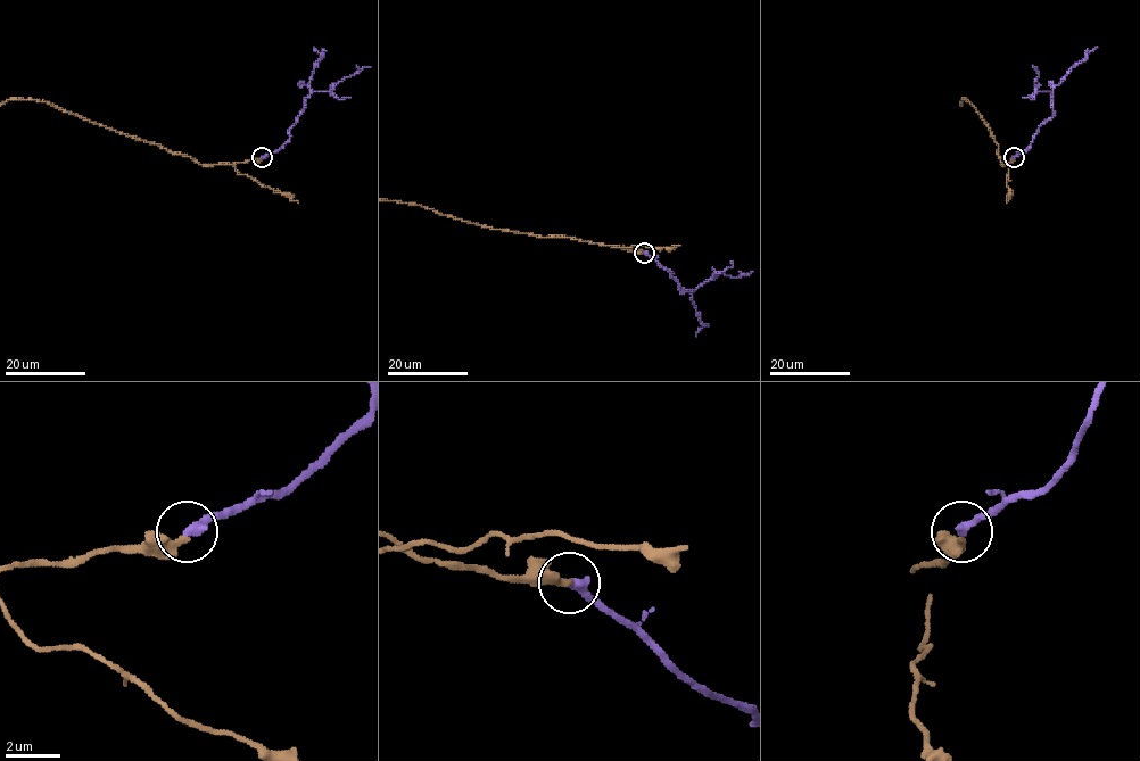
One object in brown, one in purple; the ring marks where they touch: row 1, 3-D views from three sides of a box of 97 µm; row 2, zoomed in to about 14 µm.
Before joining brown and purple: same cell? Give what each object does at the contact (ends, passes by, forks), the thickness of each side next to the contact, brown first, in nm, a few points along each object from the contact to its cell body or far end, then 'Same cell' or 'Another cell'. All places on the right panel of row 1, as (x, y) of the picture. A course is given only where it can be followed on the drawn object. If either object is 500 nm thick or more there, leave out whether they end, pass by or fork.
At the ring brown ends. At the ring purple ends. Thickness 360 nm (brown) against 380 nm. Course of purple: (1014, 157), (1024, 152), (1037, 130), (1054, 115), (1050, 92), (1037, 91), (1038, 74), (1033, 67). Same cell

